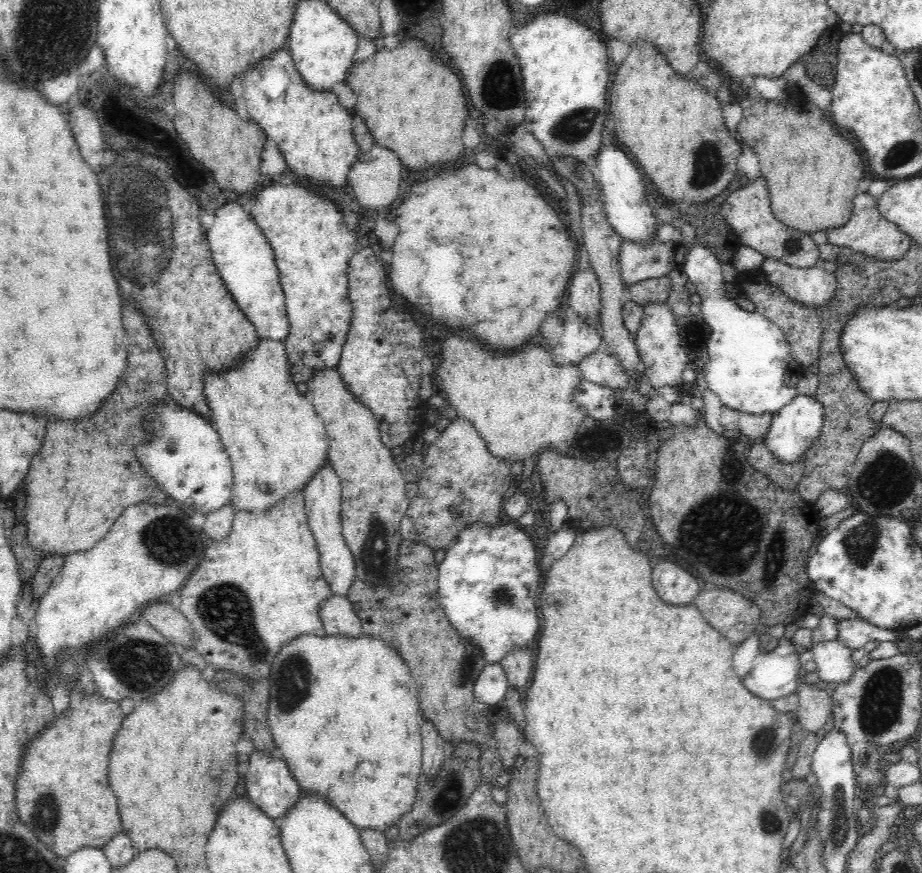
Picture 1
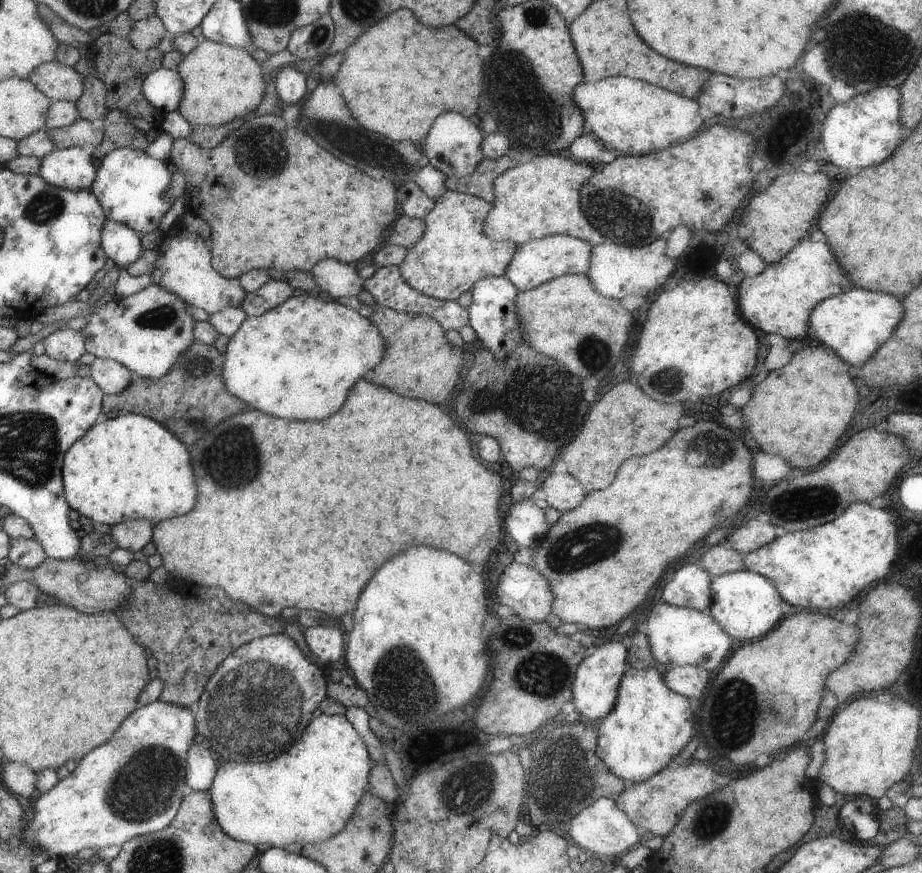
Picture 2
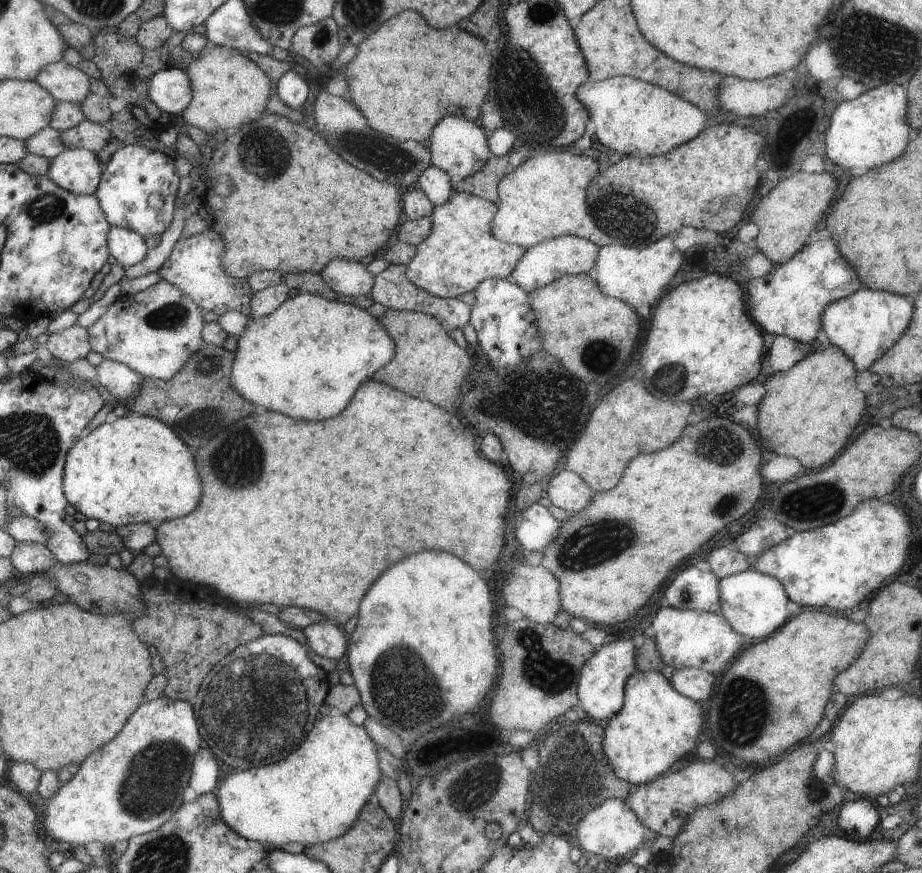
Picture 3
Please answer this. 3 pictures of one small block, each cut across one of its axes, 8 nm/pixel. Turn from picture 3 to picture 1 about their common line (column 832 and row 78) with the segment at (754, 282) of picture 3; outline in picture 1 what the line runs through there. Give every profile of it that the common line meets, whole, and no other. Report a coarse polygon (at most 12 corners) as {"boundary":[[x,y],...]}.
{"boundary":[[287,47],[244,78],[245,112],[308,182],[344,188],[353,112]]}

